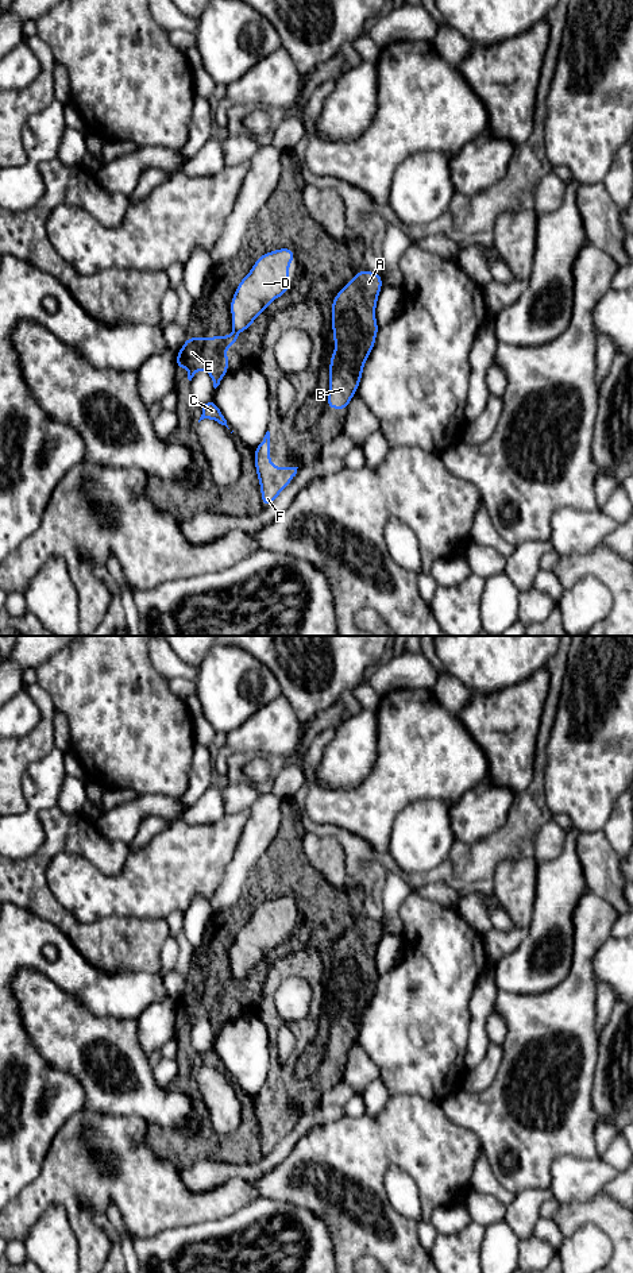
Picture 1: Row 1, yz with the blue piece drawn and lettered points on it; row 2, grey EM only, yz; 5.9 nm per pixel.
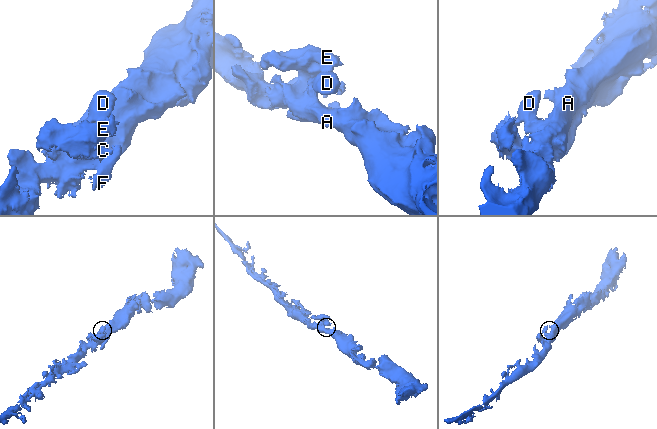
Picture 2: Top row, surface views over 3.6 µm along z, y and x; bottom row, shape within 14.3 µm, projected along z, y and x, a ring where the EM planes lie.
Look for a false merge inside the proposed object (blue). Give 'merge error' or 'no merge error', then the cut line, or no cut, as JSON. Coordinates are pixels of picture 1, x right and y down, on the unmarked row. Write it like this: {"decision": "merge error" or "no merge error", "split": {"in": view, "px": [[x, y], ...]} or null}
{"decision": "merge error", "split": {"in": "yz", "px": [[234, 978], [238, 980]]}}

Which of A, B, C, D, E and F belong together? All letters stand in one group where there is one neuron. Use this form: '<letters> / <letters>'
A B D F / C E

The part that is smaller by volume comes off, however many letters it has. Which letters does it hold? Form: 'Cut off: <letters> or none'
Cut off: C, E

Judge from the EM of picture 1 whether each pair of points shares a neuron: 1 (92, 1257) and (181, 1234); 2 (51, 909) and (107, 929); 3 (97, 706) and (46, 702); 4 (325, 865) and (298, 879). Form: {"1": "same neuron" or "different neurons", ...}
{"1": "different neurons", "2": "same neuron", "3": "different neurons", "4": "different neurons"}

